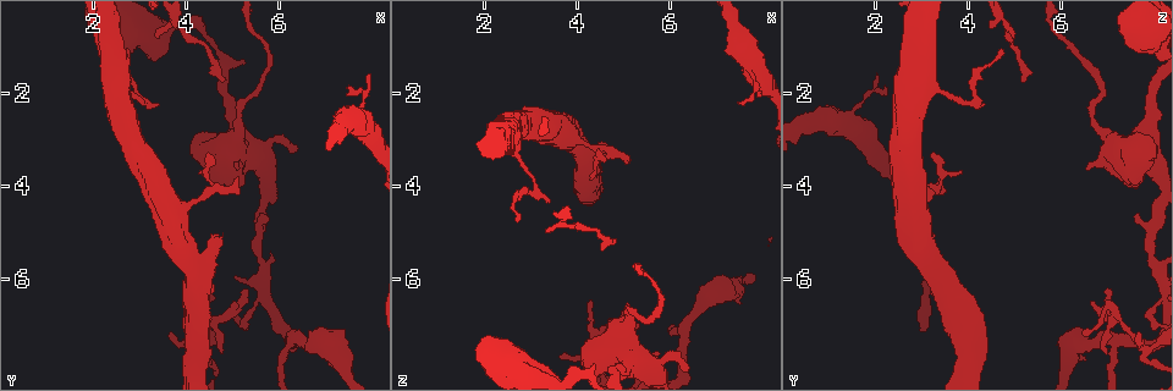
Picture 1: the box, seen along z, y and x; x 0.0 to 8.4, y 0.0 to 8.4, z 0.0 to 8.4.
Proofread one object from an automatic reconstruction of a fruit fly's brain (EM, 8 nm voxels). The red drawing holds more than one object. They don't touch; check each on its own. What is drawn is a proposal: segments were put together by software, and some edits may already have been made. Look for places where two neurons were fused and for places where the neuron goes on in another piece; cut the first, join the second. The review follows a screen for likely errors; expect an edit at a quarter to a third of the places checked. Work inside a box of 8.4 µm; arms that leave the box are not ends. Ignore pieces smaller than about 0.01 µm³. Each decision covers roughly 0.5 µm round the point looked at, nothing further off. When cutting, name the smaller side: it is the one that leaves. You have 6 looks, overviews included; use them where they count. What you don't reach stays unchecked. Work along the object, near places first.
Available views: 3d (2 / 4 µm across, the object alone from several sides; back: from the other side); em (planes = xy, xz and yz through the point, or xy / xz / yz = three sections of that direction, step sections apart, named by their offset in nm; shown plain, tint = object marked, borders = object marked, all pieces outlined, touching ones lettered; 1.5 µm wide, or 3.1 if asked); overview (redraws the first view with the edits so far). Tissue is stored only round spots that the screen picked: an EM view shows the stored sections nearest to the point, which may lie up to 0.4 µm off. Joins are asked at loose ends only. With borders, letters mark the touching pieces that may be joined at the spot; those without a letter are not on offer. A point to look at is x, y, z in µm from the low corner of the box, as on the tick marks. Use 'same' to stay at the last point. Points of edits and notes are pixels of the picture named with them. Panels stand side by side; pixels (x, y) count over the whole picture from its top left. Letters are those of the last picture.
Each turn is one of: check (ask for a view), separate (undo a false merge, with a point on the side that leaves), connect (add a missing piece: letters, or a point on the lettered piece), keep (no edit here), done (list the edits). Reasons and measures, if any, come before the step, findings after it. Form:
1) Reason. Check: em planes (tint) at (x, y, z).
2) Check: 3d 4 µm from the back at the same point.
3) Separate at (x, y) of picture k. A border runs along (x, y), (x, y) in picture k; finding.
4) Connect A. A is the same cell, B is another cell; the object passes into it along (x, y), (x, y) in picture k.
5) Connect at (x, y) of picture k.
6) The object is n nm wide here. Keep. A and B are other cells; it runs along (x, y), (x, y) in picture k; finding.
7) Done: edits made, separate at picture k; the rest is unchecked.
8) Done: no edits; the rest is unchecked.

Thick turns thin. Check: em planes (borders) at (6.00, 3.05, 7.65).

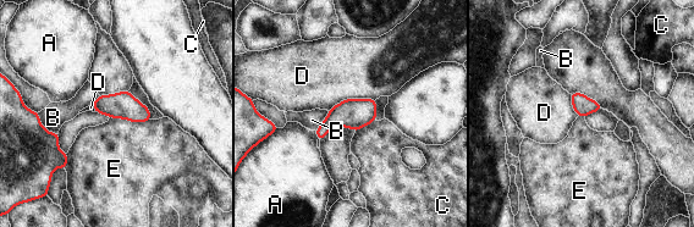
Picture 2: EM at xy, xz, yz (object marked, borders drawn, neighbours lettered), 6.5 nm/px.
Keep. A, B, C, D and E are other cells; a border runs along (110, 116), (132, 121), (150, 120) in picture 2; continuous, no second neuron.

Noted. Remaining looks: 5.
Branch stops here. Check: em planes (borders) at (5.75, 4.70, 7.55).

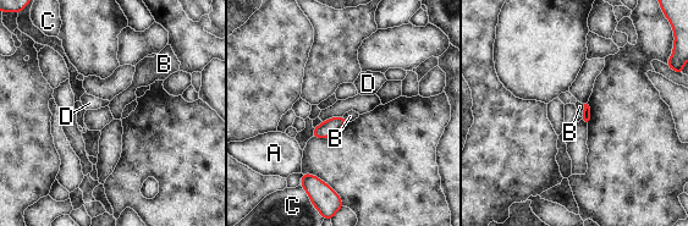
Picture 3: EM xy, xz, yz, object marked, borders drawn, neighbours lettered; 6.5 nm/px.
Keep. A, B, C and D are other cells; a border runs along (584, 104), (581, 116) in picture 3; no lettered piece goes on from it.

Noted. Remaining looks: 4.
A fork. Check: em xy step 4 (tint) at (6.30, 7.35, 7.15).

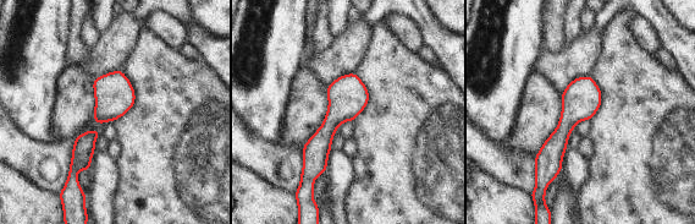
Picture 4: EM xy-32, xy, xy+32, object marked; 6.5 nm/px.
Check: em xy step 4 (borders) at the same point.

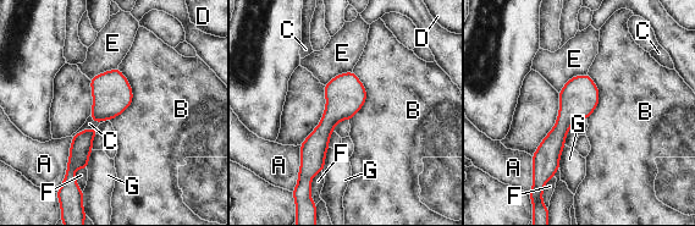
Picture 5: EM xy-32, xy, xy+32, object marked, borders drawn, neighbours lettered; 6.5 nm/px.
The object is 240 nm wide here. Keep. A, B, C, D, E, F and G are other cells; a border runs along (119, 67), (132, 102), (109, 120) in picture 5; continuous, no second neuron.

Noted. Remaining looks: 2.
Done: no edits; the rest is unchecked.

